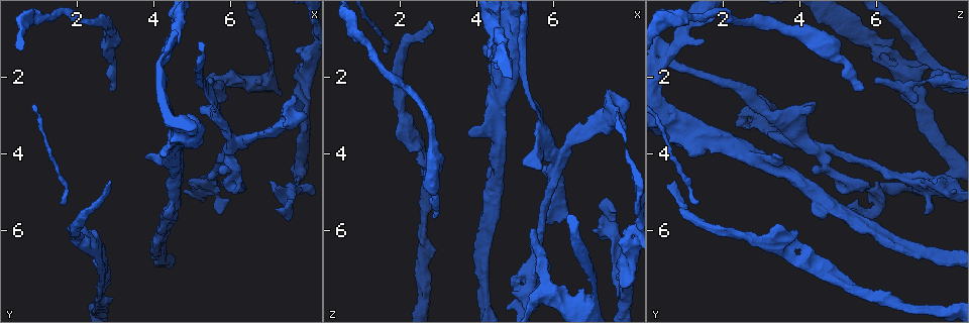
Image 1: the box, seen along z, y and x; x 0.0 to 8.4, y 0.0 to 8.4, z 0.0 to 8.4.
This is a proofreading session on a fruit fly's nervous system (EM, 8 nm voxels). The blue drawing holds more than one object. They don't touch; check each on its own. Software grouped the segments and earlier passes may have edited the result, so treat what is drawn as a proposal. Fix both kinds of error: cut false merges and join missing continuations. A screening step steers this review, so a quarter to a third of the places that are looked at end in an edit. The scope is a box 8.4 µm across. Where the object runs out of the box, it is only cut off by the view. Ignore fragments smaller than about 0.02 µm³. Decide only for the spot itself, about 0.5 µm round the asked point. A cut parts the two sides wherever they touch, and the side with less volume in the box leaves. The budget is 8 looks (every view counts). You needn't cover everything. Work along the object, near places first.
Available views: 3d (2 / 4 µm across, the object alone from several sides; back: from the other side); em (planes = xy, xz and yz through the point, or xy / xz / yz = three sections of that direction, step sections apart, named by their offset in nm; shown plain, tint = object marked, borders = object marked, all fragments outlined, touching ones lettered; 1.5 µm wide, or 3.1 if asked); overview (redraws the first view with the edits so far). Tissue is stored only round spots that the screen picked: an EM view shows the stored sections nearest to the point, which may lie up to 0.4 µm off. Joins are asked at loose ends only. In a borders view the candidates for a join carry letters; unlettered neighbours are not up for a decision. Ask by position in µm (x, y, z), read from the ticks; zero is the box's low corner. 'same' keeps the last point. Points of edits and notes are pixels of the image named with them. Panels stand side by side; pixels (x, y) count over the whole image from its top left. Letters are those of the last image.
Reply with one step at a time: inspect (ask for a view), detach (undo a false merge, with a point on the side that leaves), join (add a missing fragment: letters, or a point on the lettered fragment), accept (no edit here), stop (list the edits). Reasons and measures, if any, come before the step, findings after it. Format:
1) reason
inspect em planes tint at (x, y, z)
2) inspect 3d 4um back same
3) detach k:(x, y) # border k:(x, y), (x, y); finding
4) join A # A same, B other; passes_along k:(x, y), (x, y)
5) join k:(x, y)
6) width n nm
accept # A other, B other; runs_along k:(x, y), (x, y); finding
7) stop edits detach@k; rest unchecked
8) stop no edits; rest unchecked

inspect 3d 2um back at (7.55, 4.95, 5.95)

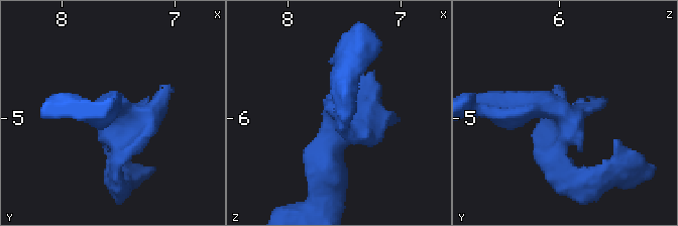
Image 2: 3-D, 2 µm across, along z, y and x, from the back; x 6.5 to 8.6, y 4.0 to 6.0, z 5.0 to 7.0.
now the EM
inspect em xz step 4 plain same

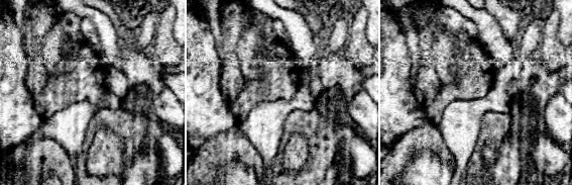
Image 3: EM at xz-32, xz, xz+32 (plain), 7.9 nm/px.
inspect em xz step 4 borders same

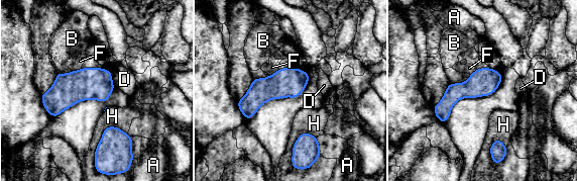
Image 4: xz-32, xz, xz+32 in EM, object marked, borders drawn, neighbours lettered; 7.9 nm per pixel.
accept # A other, B other, D other, F other, H other; runs_along 4:(499, 76), (460, 90), (440, 117); all the same neuron

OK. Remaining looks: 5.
four or more arms meet
inspect em yz step 8 tint at (6.05, 3.70, 4.15)

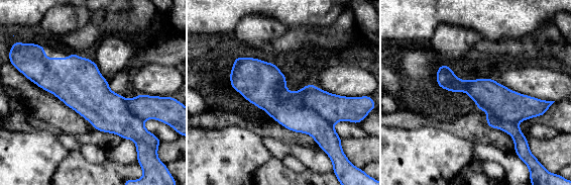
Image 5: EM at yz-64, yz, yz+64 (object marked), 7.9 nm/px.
inspect em yz step 8 borders same

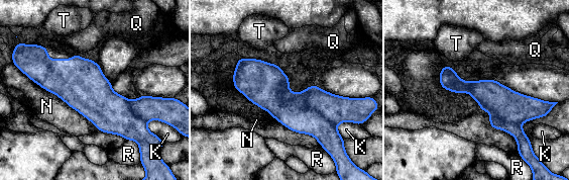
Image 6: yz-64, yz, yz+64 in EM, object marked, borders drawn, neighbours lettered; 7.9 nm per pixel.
width 240 nm
detach 6:(283, 105) # K other, N other, Q other, R other, T other; border 6:(295, 93), (336, 125); two neurons meet here

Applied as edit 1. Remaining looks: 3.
an open end
inspect 3d 2um at (7.85, 2.80, 3.45)

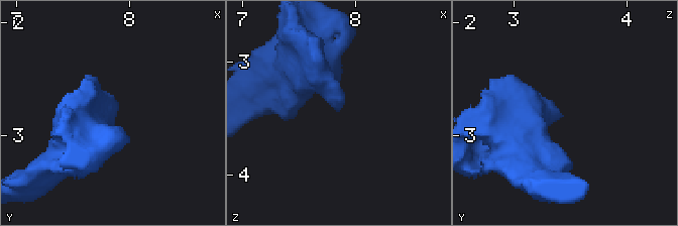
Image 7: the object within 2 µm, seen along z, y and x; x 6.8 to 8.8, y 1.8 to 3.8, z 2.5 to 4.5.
now the EM
inspect em planes borders at (7.84, 2.82, 3.42)

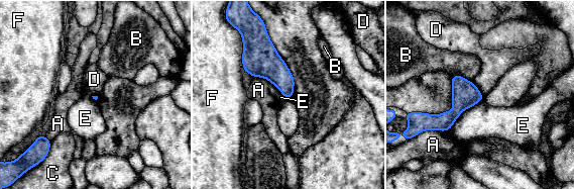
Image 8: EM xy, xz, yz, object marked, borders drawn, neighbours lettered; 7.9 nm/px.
accept # A other, B other, C other, D other, E other, F other; border 8:(483, 98), (466, 108), (449, 130); no lettered fragment goes on from it

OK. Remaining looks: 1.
stop edits detach@6; rest unchecked

